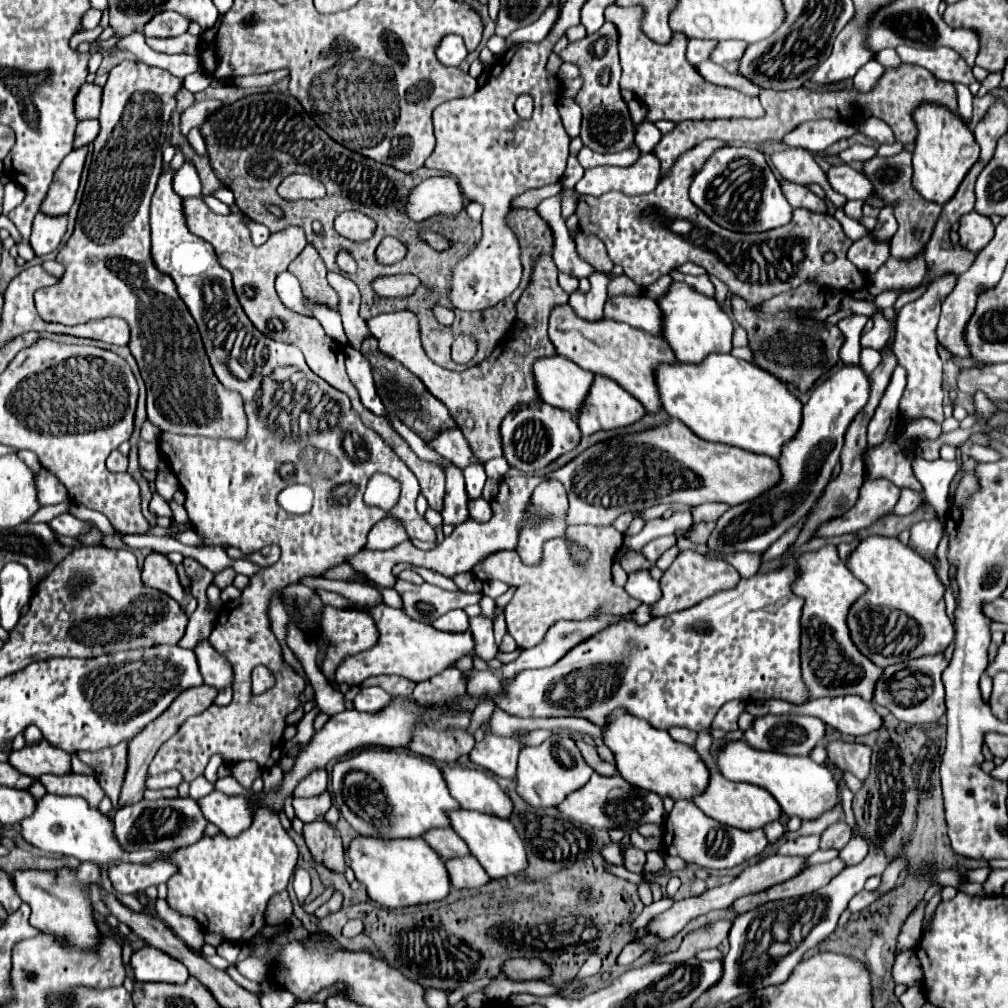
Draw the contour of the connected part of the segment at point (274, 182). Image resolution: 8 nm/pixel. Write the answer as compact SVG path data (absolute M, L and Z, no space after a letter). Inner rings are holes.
M264 92L264 94L252 94L246 98L240 98L232 104L224 104L214 114L206 118L206 122L200 126L200 132L204 136L210 166L220 178L220 182L234 194L236 206L248 216L248 220L264 224L272 234L288 228L288 226L300 226L306 232L306 242L314 244L318 254L322 256L328 270L338 272L336 254L340 250L348 250L352 258L358 264L356 274L352 274L352 282L356 282L362 304L360 304L360 316L364 320L380 314L380 312L392 312L392 310L410 310L416 314L420 324L420 338L422 346L430 360L440 364L442 368L462 372L470 368L468 364L456 364L450 360L450 346L456 340L456 336L462 334L462 328L468 328L468 316L456 316L456 322L448 328L436 324L432 316L432 304L444 304L448 306L448 280L450 280L450 268L464 258L472 246L480 240L480 222L472 220L466 212L462 212L454 220L442 220L434 222L440 226L434 226L432 222L416 224L404 216L404 200L412 192L414 184L418 182L414 174L398 172L386 164L378 164L370 158L360 156L358 152L352 152L344 148L342 144L334 142L330 136L326 136L324 130L316 126L316 122L306 114L306 110L300 106L300 102L284 92ZM290 170L304 172L314 178L318 178L326 186L326 196L320 200L284 200L278 196L276 188L280 182L290 176ZM264 202L276 204L284 210L284 218L276 220L272 214L264 210ZM346 210L356 210L366 216L370 216L376 222L374 236L364 242L352 242L348 248L348 238L340 236L334 230L334 218ZM318 220L324 226L324 238L318 238L312 232L312 222ZM440 228L444 236L448 236L454 246L446 250L444 254L438 254L430 246L418 240L420 230ZM384 236L394 236L406 246L406 256L392 264L382 266L376 262L376 248L382 242ZM394 274L414 274L420 280L434 286L434 292L428 294L422 286L416 288L414 294L402 296L402 298L380 298L372 290L372 282L380 276L394 276Z

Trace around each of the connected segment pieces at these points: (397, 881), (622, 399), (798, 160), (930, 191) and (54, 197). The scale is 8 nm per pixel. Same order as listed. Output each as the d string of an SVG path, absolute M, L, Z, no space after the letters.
M356 836L348 846L348 858L356 880L366 886L368 896L386 908L442 900L450 892L450 880L442 858L422 838L396 838L388 842L386 838Z
M596 374L588 402L580 410L578 426L584 436L598 430L612 430L634 424L644 416L644 406L614 380Z
M786 148L786 150L774 152L770 160L782 178L788 178L790 182L796 182L796 184L820 184L834 208L840 208L846 204L846 198L840 194L834 194L834 190L828 186L824 170L816 164L814 156L808 150Z
M918 106L914 112L914 120L918 124L920 134L916 138L914 148L912 186L924 200L944 206L956 194L968 170L976 164L980 156L980 146L976 144L972 130L962 122L962 118L958 114L952 114L948 108L944 110L944 106Z
M80 148L76 152L70 152L64 158L64 162L60 164L60 168L54 174L52 186L50 186L44 202L40 204L40 212L48 214L48 216L68 214L68 210L72 208L74 198L76 198L86 152L88 152L88 148Z

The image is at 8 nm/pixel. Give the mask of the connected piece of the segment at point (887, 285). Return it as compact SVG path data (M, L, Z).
M924 254L910 262L888 258L882 268L868 276L868 292L878 296L884 290L914 290L920 280L924 280Z

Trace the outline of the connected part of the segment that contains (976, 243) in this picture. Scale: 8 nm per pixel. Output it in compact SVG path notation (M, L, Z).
M970 212L960 218L958 234L960 234L960 246L976 254L992 240L994 224L990 222L990 218L980 216L978 212Z

